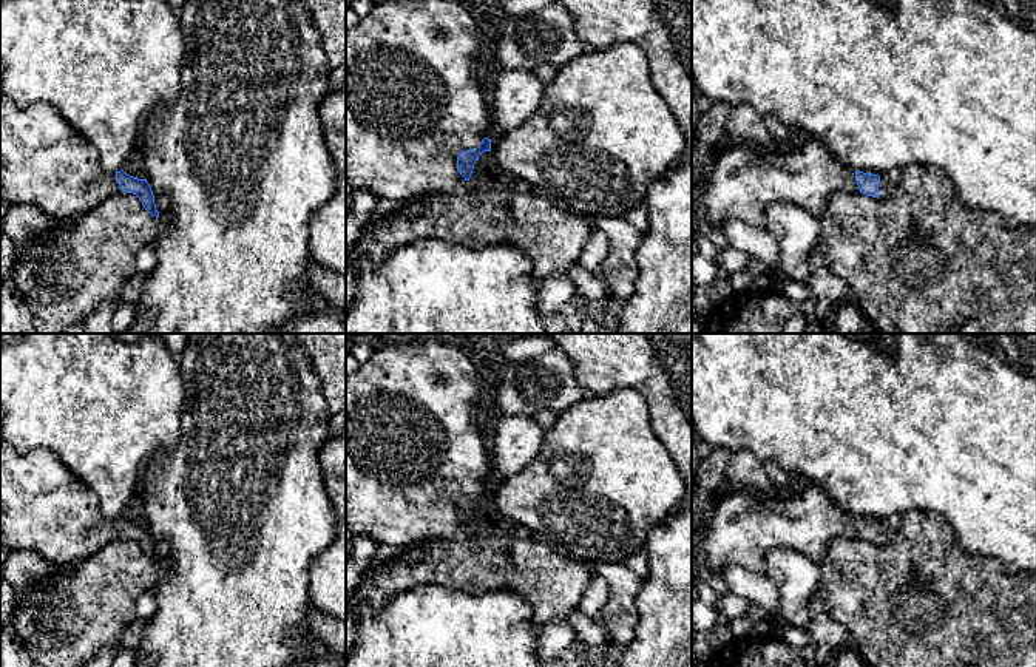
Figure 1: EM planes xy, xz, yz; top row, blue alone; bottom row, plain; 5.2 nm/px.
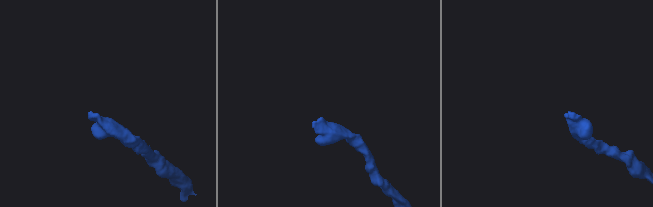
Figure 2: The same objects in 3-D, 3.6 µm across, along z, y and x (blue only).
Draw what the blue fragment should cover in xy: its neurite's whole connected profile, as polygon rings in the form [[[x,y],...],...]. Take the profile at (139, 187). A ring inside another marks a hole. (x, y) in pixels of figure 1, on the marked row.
[[[9,99],[0,100],[0,193],[14,204],[37,205],[54,221],[82,216],[119,191],[133,193],[144,208],[159,218],[154,195],[147,179],[124,170],[108,173],[97,153],[49,103],[20,108]]]

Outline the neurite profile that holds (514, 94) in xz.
[[[502,69],[488,85],[486,137],[494,141],[526,122],[536,113],[545,88],[547,83],[533,69]]]

